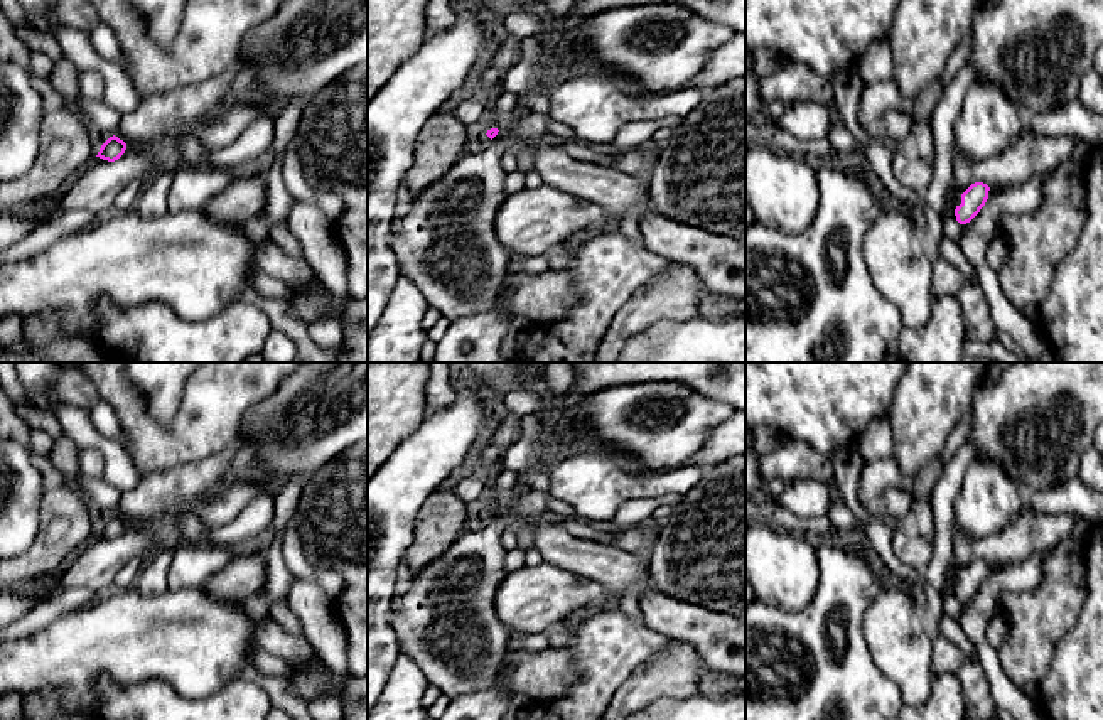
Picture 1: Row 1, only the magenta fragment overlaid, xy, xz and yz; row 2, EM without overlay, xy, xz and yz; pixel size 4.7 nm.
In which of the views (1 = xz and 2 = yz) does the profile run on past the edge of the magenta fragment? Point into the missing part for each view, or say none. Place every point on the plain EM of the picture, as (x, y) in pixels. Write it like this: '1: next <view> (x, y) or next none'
1: next none
2: next none

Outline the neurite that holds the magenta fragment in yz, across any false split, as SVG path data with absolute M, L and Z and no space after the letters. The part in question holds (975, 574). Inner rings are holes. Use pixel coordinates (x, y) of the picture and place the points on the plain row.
M975 560L961 572L961 582L955 587L960 602L970 600L980 590L988 577L988 568L987 561Z

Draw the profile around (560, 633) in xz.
M592 602L578 610L575 610L573 614L567 615L565 619L552 624L546 629L546 636L548 636L548 644L553 647L560 647L570 642L573 629L577 627L577 624L580 622L580 619L584 615L587 615L589 612L599 610L600 609L600 602Z

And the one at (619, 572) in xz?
M536 519L531 526L531 548L543 561L602 585L607 595L619 599L632 594L643 599L648 592L656 590L649 567L643 565L636 553L577 538L558 523Z

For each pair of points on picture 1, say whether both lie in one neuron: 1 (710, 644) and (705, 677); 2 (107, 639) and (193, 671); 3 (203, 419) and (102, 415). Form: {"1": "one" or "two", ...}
{"1": "two", "2": "one", "3": "two"}

